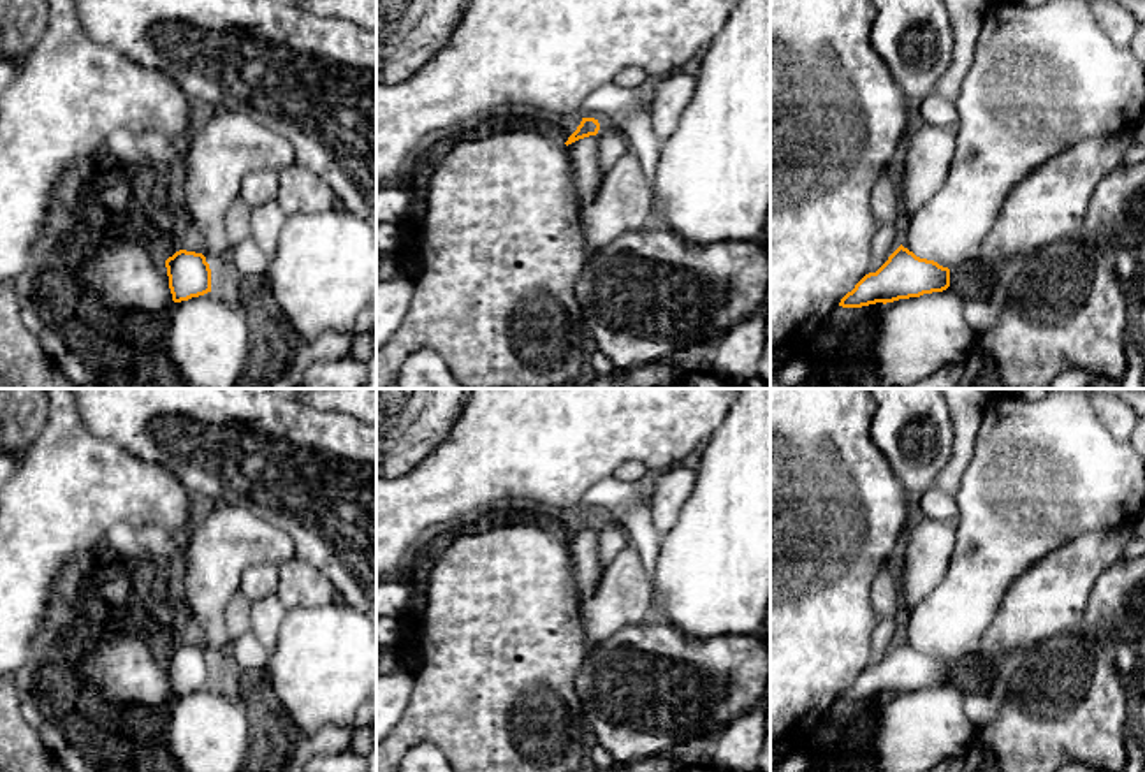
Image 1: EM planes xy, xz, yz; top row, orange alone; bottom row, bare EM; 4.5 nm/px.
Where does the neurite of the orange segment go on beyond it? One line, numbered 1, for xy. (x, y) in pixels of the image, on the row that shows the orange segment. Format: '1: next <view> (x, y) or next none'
1: next none

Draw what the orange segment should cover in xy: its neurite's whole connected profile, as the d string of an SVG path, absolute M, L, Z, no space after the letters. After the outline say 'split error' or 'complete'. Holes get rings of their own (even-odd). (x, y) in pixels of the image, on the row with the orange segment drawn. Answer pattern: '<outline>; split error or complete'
M179 250L165 260L174 302L211 292L211 269L202 253Z; complete

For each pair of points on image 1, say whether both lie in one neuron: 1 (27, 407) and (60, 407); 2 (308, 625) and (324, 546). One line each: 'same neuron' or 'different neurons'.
1: different neurons
2: different neurons

